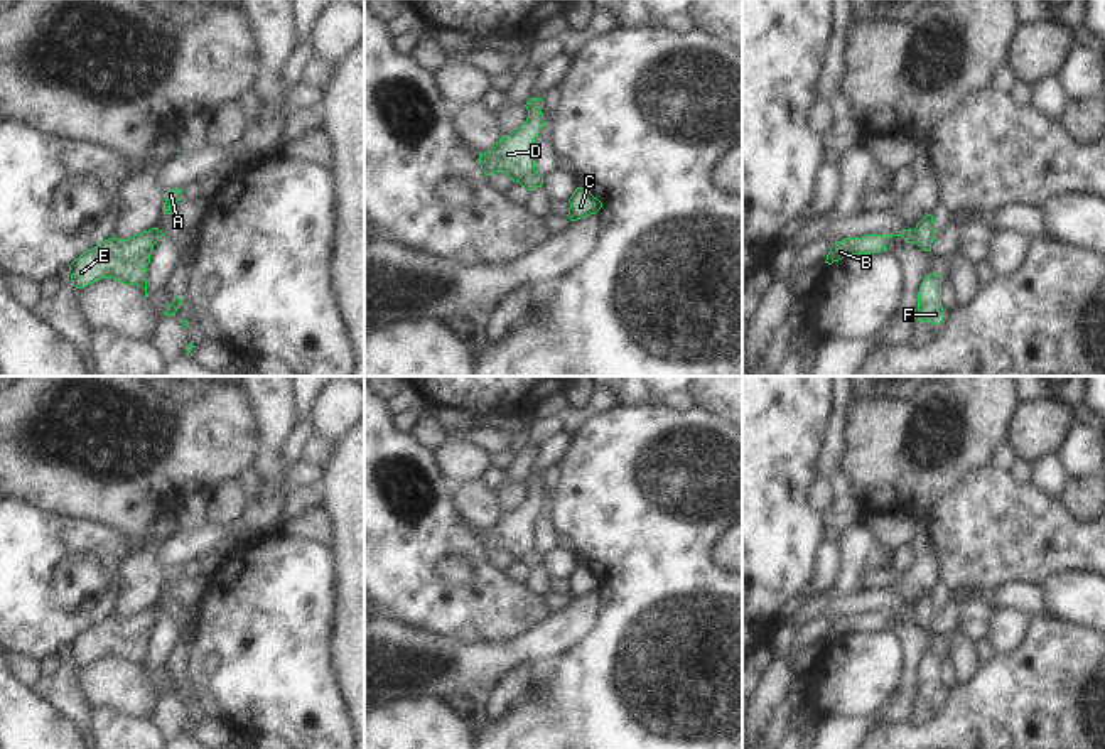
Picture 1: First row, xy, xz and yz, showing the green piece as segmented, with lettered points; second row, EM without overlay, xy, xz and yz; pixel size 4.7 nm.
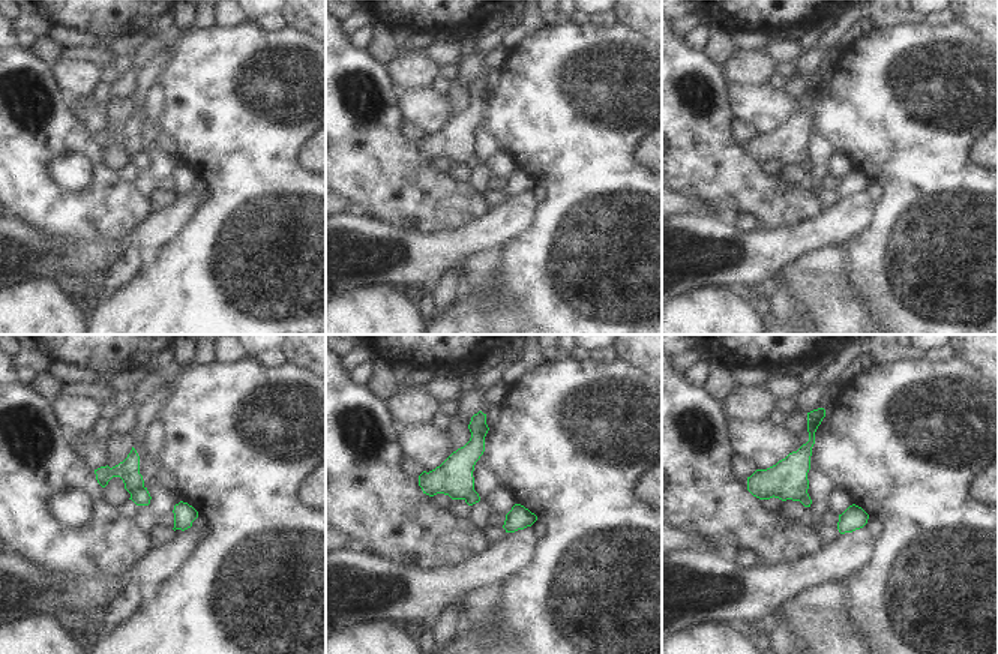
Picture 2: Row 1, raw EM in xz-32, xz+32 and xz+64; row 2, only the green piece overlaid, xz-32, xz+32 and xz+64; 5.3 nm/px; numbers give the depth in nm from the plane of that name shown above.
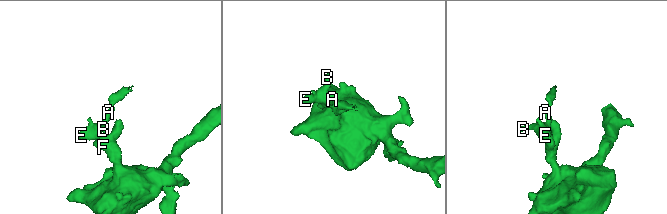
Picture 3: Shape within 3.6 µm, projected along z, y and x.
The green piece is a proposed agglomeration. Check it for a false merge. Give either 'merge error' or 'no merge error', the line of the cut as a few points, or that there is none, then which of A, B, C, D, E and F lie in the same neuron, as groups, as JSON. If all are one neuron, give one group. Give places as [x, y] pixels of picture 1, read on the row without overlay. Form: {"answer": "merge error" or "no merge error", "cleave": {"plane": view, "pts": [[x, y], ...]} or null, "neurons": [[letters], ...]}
{"answer": "merge error", "cleave": {"plane": "xz", "pts": [[533, 547], [518, 559]]}, "neurons": [["A"], ["B", "C", "D", "E", "F"]]}

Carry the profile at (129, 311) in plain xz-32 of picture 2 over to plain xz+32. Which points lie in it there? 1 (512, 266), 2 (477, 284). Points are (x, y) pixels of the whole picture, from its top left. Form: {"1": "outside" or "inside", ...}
{"1": "inside", "2": "outside"}

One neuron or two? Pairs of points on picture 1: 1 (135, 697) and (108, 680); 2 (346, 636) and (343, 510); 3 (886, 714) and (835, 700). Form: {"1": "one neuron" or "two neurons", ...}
{"1": "one neuron", "2": "one neuron", "3": "two neurons"}

